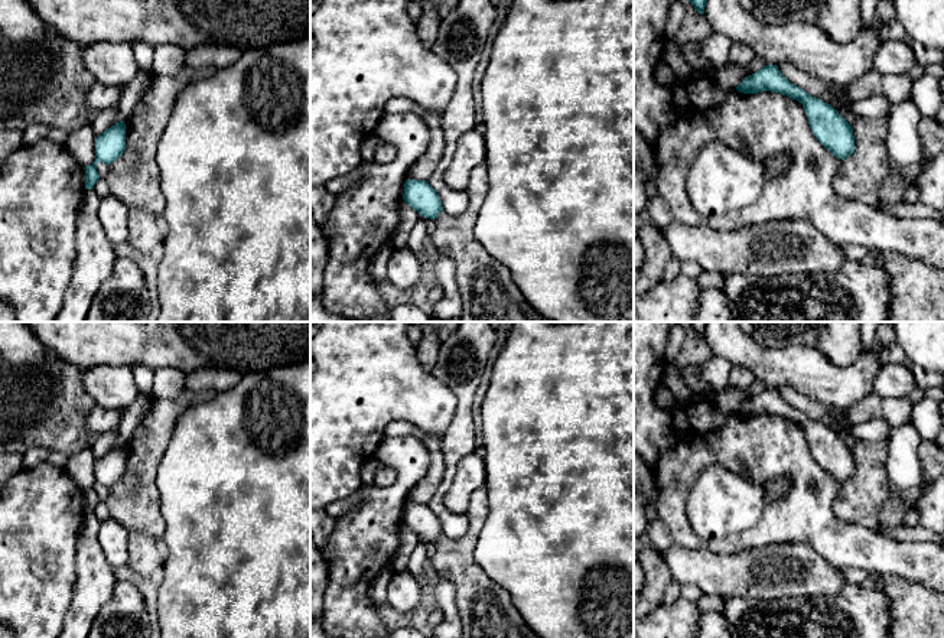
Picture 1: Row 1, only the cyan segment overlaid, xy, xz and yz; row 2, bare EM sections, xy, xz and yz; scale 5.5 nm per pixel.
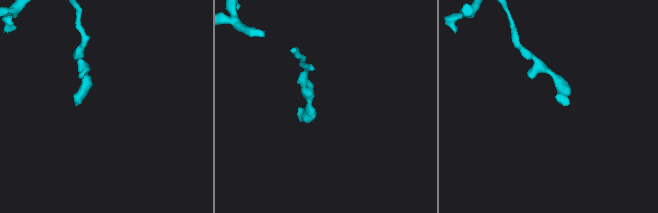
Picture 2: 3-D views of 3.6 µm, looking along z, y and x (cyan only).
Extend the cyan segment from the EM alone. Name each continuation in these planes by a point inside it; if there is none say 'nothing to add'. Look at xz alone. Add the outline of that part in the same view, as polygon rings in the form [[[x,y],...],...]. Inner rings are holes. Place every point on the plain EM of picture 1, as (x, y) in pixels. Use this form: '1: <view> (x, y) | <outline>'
nothing to add

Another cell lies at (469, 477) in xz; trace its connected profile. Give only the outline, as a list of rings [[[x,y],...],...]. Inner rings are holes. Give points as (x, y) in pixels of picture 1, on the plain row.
[[[481,450],[466,455],[456,466],[456,473],[445,497],[445,504],[455,514],[466,514],[471,495],[485,486],[485,459]]]

